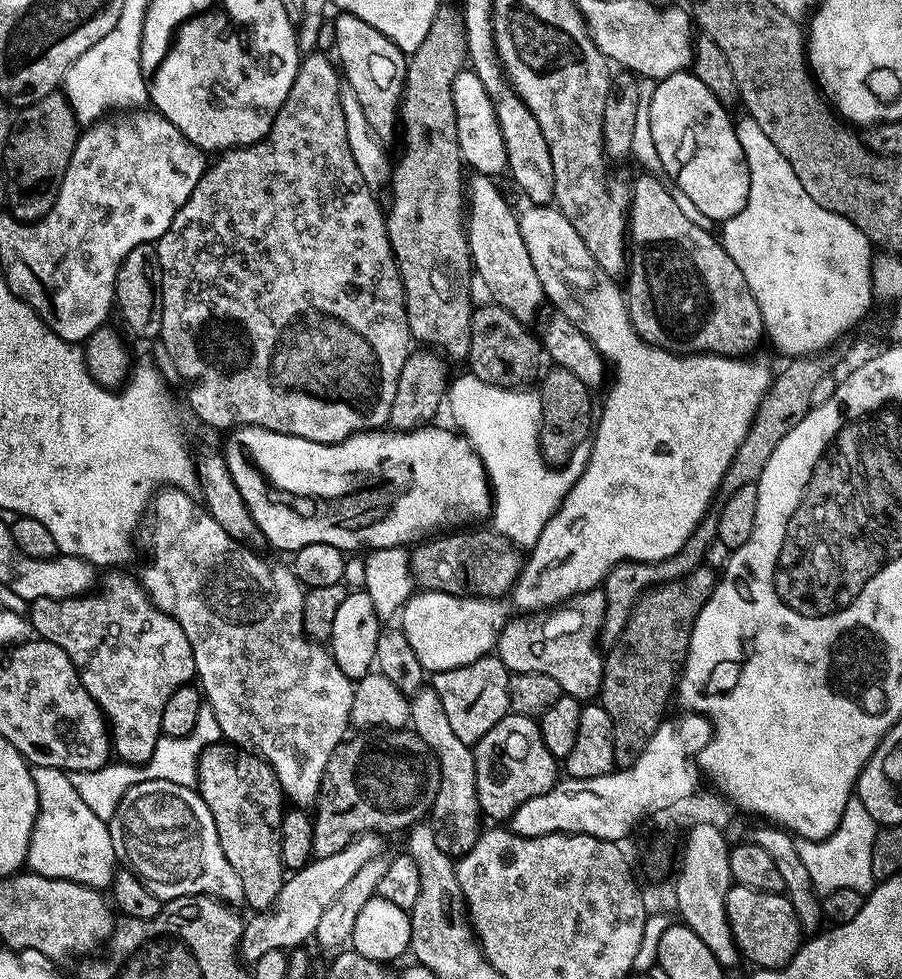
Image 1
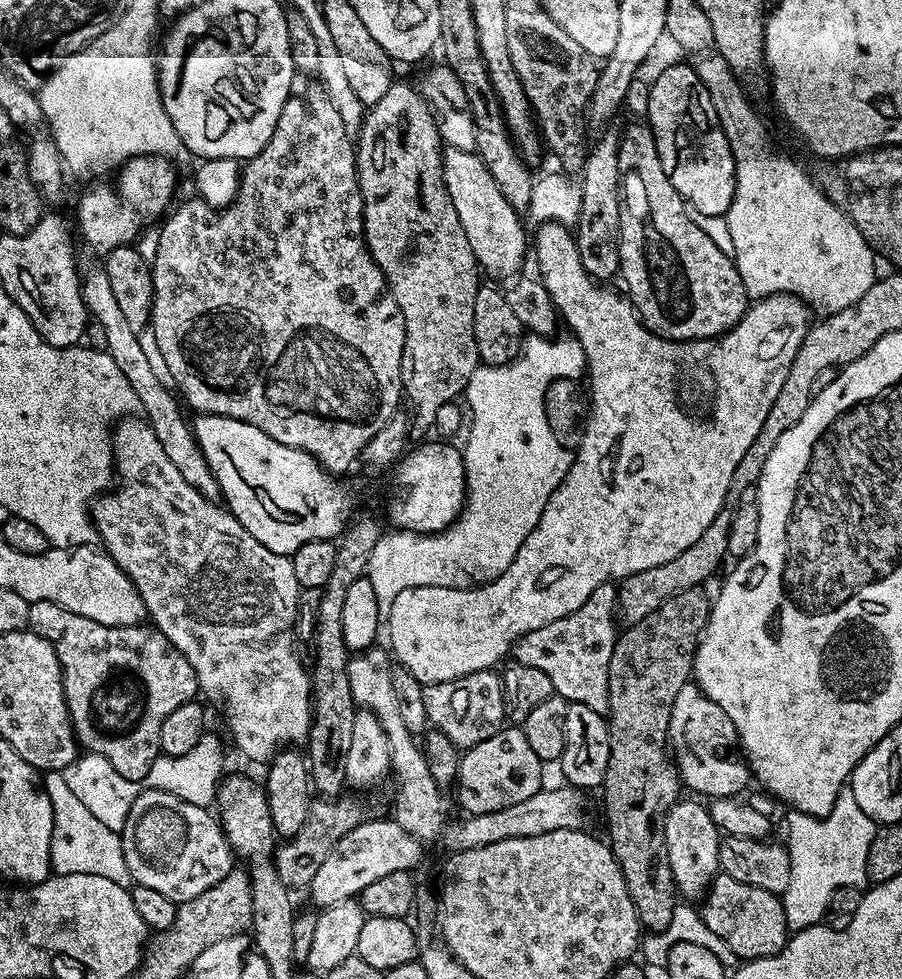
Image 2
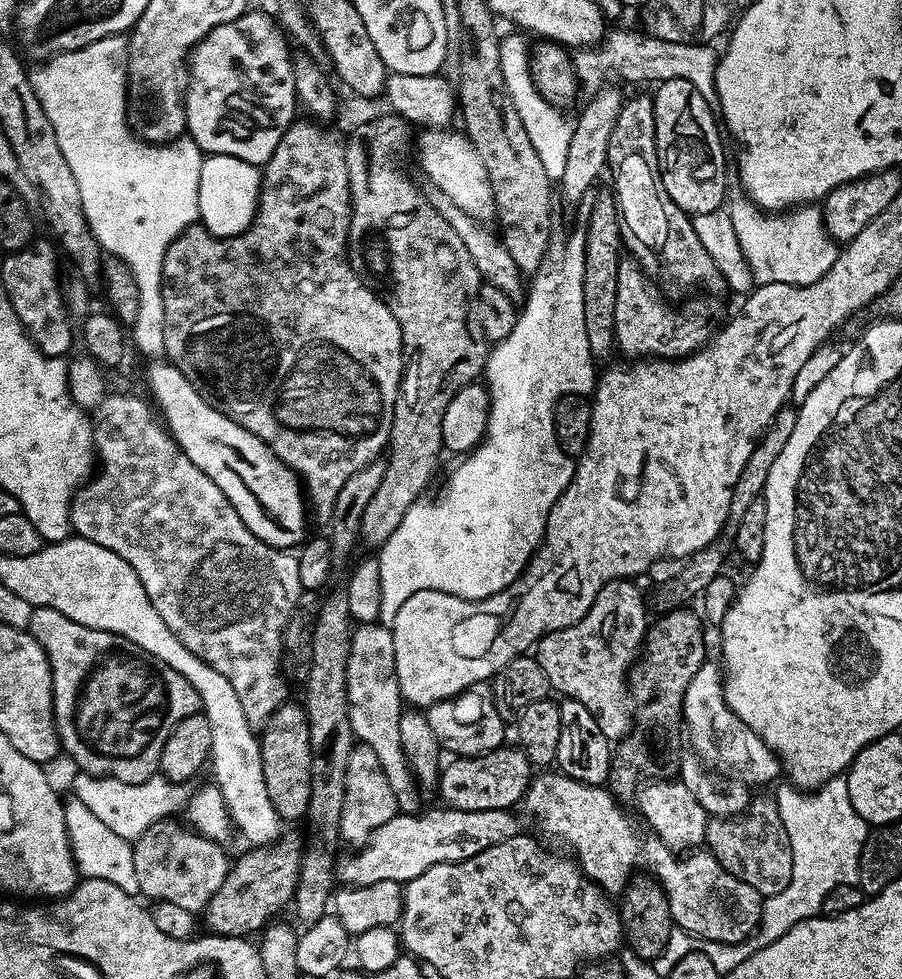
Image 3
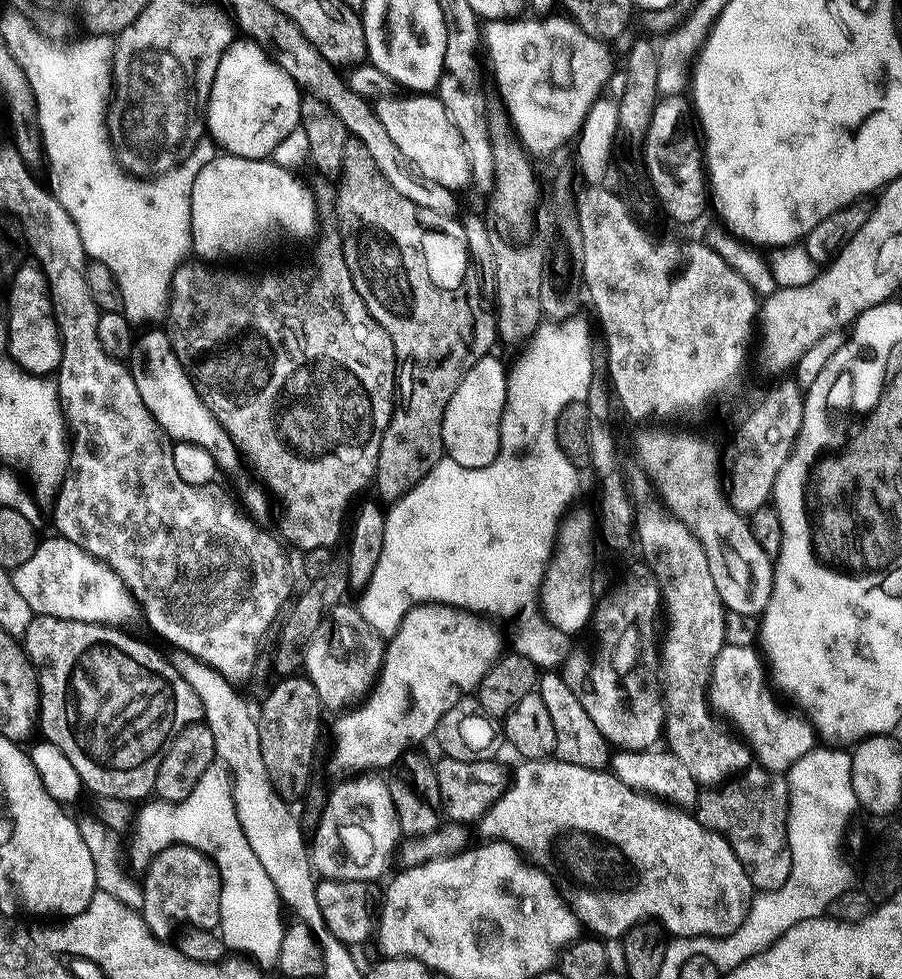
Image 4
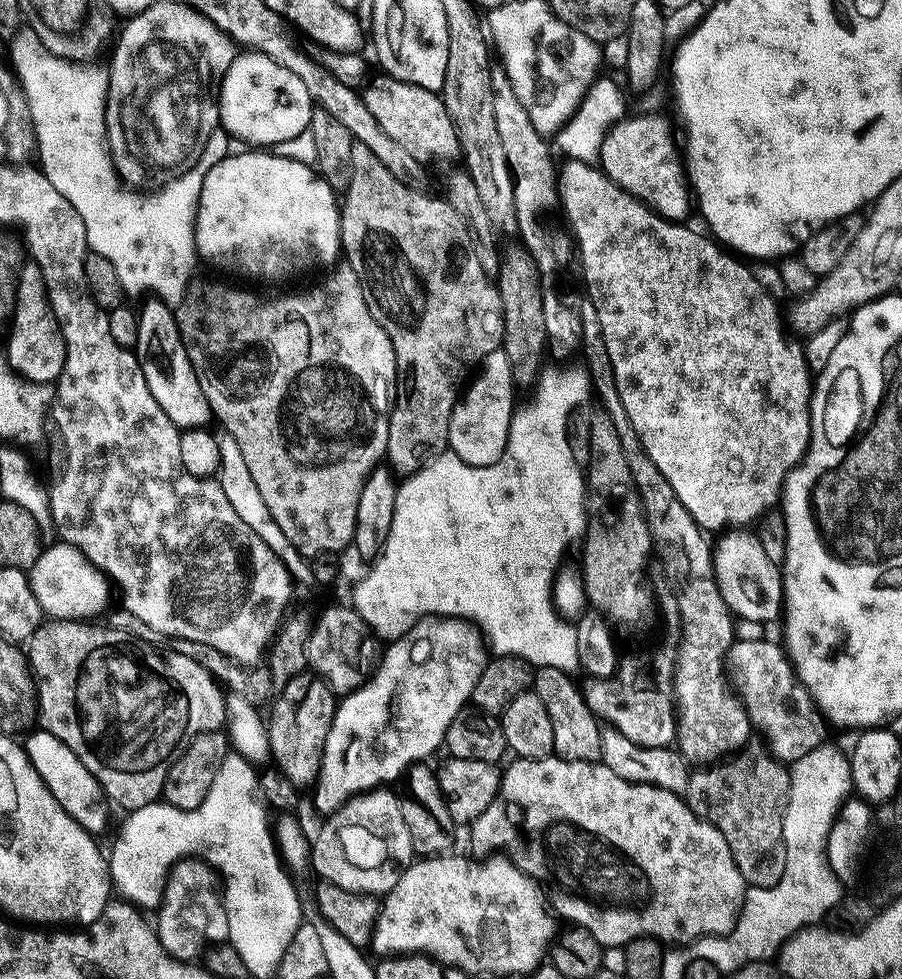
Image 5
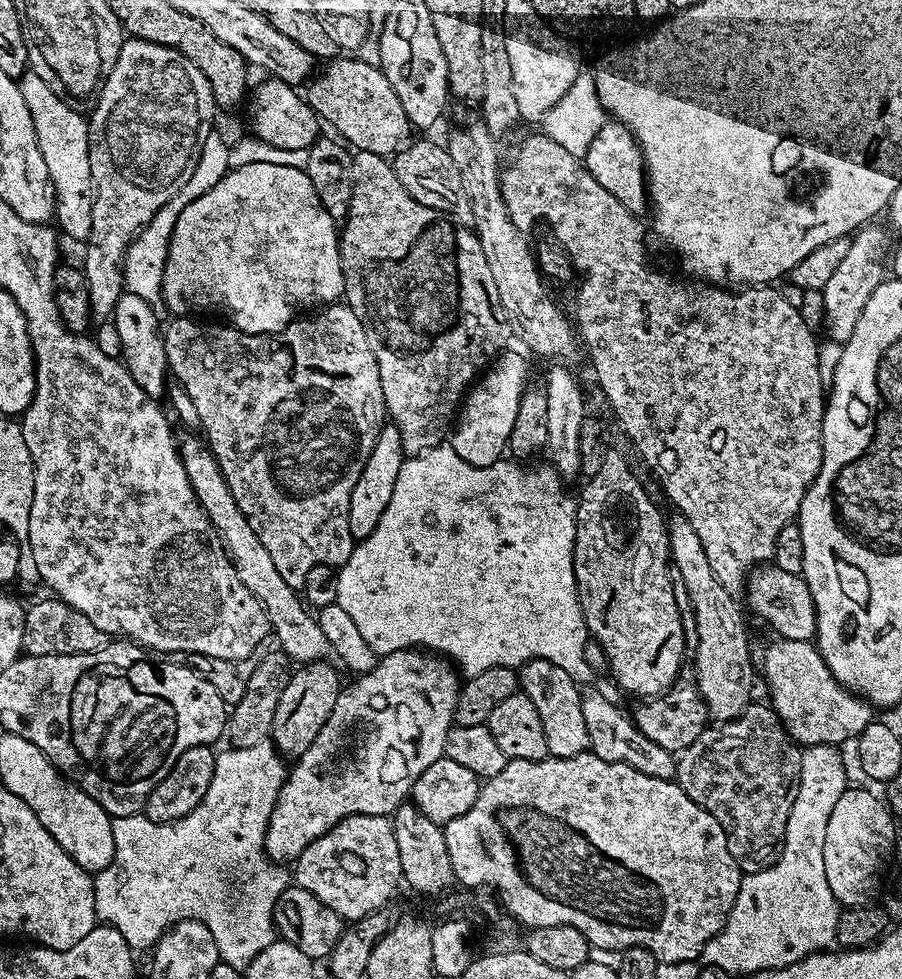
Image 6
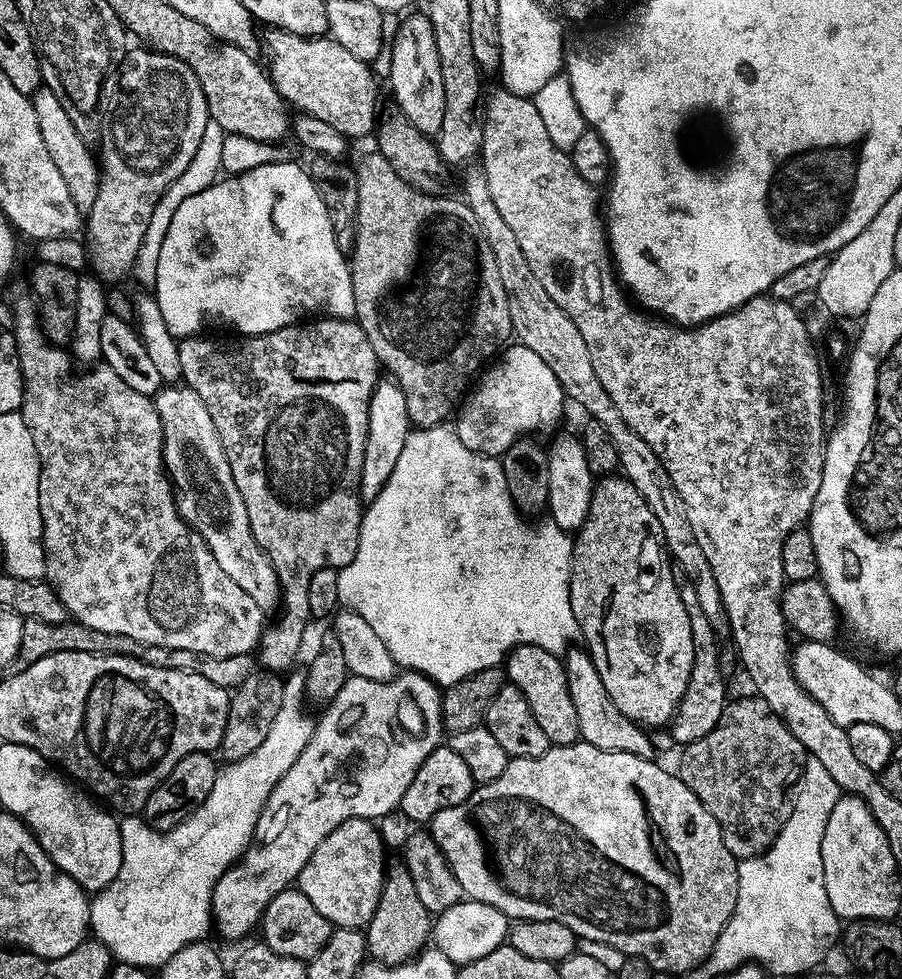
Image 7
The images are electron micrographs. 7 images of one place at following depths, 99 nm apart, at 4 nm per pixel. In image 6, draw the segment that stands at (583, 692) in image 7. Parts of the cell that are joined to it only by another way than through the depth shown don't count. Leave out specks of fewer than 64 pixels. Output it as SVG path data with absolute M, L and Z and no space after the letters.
M585 691L582 695L582 714L586 717L586 730L590 734L589 749L598 758L606 762L618 762L634 766L634 770L642 770L642 774L650 774L663 780L673 779L676 775L677 757L673 753L662 750L658 742L650 742L646 734L642 734L633 725L631 715L623 712L616 704L611 704L600 692Z

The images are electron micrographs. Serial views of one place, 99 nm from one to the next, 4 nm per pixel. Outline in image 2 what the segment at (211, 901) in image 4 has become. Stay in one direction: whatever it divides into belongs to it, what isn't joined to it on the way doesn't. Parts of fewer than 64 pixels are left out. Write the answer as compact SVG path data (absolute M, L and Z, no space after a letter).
M144 788L138 798L134 798L124 823L124 831L120 833L120 841L133 881L150 886L150 890L158 890L175 902L198 898L198 894L225 880L234 867L234 853L228 847L228 839L224 836L219 819L209 809L194 806L194 802L186 802L166 790Z

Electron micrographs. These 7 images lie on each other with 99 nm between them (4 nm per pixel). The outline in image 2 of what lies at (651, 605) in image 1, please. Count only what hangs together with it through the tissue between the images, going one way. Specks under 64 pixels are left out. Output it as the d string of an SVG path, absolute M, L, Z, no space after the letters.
M703 587L682 590L682 594L674 594L674 598L662 602L662 606L654 614L646 614L642 622L627 625L617 635L614 654L610 654L606 711L610 734L610 762L606 762L606 778L602 785L604 816L608 819L607 839L622 870L622 878L626 878L626 890L630 890L630 898L640 916L641 925L652 934L663 932L678 903L676 884L672 880L666 854L664 815L681 799L682 781L675 763L670 759L668 747L670 729L674 723L672 703L679 698L684 683L693 675L696 647L700 645L700 638L708 624L710 596L704 591Z

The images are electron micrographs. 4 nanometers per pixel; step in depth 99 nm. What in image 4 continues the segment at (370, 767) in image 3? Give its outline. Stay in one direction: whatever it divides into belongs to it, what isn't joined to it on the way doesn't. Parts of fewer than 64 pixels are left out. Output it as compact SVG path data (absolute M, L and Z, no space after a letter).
M376 774L353 776L356 777L342 781L333 792L331 789L316 826L316 838L310 842L312 867L325 880L375 881L375 876L383 874L385 859L396 839L398 844L402 836L387 779L379 780Z

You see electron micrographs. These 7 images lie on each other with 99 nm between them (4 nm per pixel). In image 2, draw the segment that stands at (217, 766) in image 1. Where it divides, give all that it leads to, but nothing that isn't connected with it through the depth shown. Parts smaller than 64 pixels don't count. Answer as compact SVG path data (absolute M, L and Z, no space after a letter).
M225 775L220 781L220 790L216 794L218 819L224 836L228 839L228 847L237 857L240 856L246 863L248 879L252 882L252 927L253 933L260 932L264 924L273 920L280 924L291 921L294 916L292 904L288 901L289 889L278 878L274 863L274 833L272 819L268 809L268 794L259 783L255 784L248 776Z

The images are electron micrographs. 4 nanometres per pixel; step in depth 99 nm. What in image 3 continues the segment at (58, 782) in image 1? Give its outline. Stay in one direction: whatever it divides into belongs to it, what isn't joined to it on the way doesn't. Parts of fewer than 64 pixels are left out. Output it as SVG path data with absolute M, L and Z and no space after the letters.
M65 799L63 805L68 840L72 844L72 857L76 863L77 873L84 878L102 878L106 882L114 882L114 886L126 890L126 894L136 896L140 892L140 887L138 874L134 874L132 844L118 838L118 834L114 834L114 830L110 830L106 822L98 822L98 818L94 818L94 813L82 806L80 800Z

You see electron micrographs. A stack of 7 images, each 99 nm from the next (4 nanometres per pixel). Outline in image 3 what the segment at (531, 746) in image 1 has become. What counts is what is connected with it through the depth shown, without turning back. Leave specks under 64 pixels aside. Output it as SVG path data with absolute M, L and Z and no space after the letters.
M501 746L486 752L482 756L452 758L443 765L440 774L438 793L443 803L458 810L498 810L511 809L519 805L528 791L528 785L534 776L533 765L528 763L519 747Z

